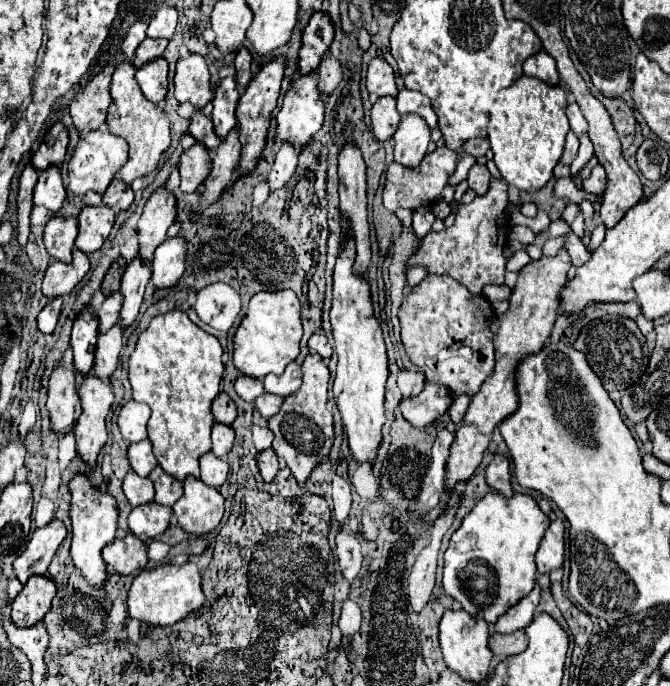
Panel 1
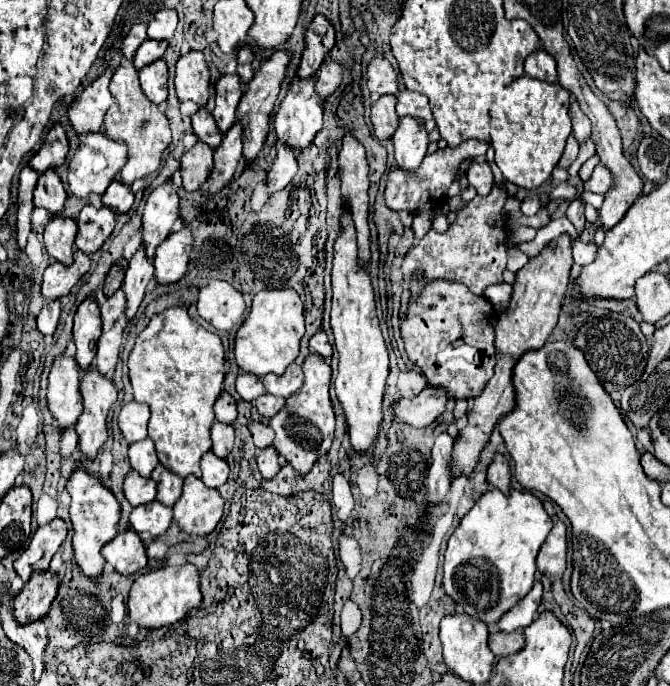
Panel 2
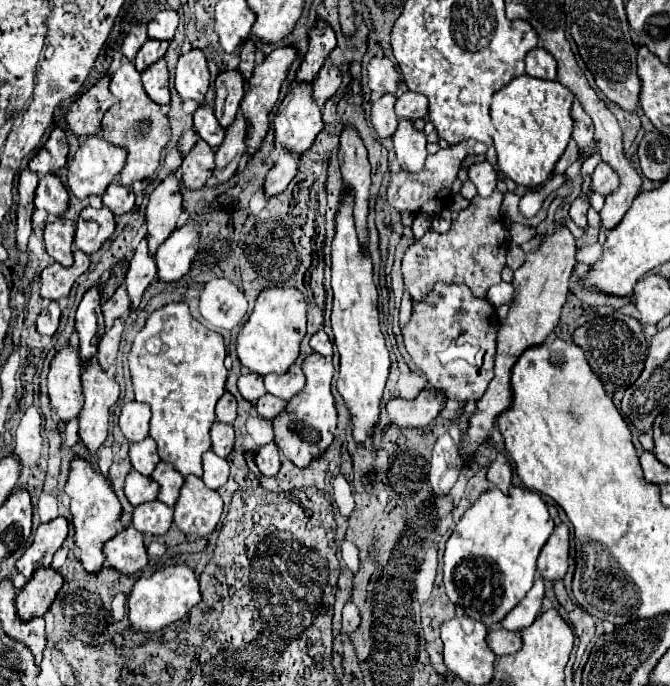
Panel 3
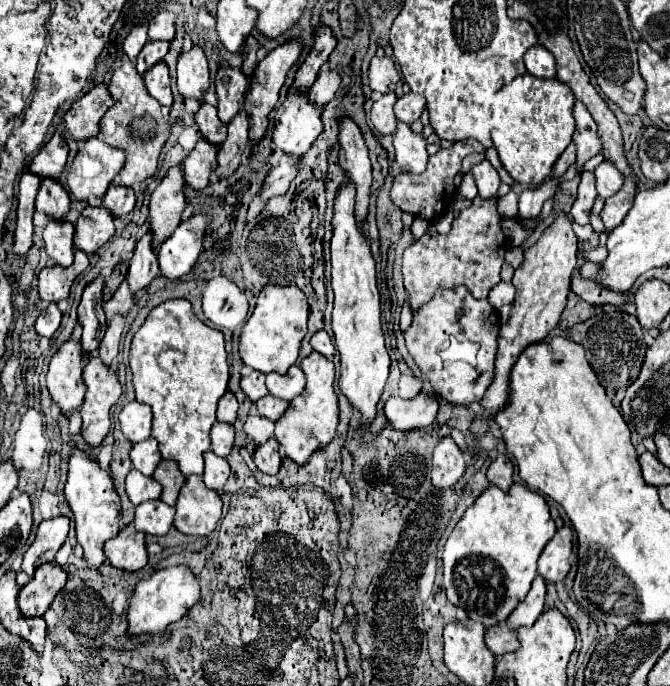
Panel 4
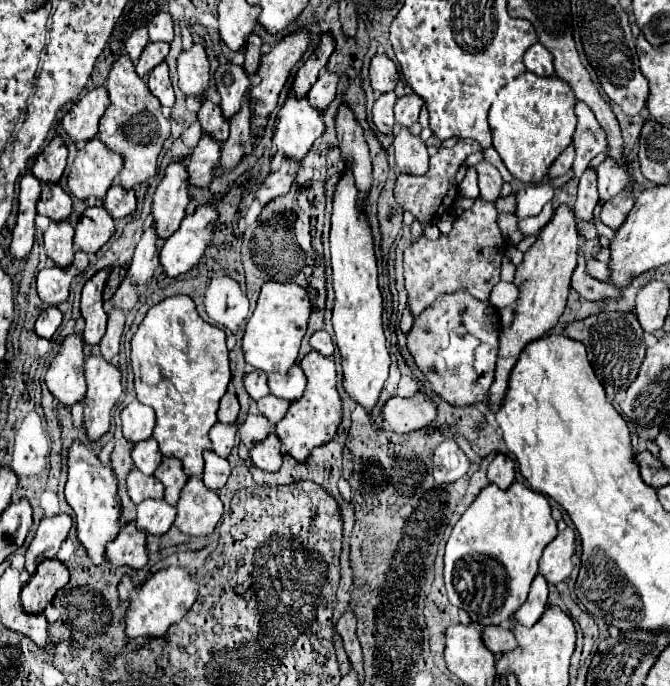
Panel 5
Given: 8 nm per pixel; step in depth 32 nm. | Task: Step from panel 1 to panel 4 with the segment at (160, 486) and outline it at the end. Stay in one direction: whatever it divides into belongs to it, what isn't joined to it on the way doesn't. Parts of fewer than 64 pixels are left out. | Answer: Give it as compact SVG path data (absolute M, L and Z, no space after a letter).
M162 460L158 464L158 468L152 474L154 480L158 480L162 484L162 494L160 500L164 500L168 506L174 506L180 494L180 488L184 486L184 474L176 468L176 464L172 460Z

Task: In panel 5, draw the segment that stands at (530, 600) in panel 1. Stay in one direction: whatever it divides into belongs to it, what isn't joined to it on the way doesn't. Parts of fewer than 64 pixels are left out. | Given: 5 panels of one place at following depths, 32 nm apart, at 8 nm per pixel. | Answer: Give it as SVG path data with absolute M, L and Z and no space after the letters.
M514 482L508 490L500 490L494 484L486 486L456 522L446 542L444 584L450 602L466 610L482 626L504 624L512 612L512 622L534 626L544 614L548 598L544 576L536 576L538 560L556 534L558 528L550 514L550 504L542 494L522 482Z

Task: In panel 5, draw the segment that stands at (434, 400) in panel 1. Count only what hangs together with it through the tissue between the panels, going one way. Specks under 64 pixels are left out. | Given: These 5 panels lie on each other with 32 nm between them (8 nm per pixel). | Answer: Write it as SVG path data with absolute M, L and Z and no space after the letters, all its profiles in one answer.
M426 394L414 398L390 398L382 408L384 428L392 432L414 432L436 418L436 402Z

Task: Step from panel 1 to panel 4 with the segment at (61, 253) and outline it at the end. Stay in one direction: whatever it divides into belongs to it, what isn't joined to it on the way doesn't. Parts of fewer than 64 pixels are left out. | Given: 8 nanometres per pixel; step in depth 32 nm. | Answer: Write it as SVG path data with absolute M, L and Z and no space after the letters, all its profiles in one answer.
M52 220L44 228L46 252L60 266L70 266L74 260L74 226L68 220Z

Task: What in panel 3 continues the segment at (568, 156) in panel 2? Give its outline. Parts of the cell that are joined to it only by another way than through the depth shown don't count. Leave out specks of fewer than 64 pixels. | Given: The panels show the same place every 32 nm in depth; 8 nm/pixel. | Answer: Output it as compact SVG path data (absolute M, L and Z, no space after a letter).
M570 140L566 150L564 150L564 154L560 156L560 160L556 164L556 172L564 172L576 158L578 158L578 144L574 140Z

